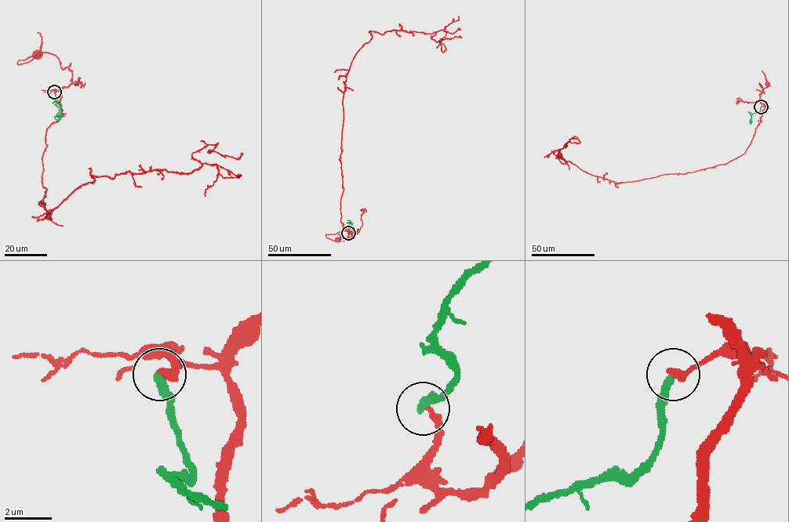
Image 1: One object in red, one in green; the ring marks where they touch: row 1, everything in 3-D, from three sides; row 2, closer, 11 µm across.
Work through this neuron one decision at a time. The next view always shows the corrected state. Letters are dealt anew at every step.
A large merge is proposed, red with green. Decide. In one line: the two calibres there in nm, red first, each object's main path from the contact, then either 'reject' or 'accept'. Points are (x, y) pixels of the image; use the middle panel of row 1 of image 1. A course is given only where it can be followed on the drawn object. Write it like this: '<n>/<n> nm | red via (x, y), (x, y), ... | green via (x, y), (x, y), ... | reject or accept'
320/360 nm | red via (348, 233), (351, 237), (358, 231), (352, 236), (347, 231), (325, 234), (333, 241), (338, 239) | green via (348, 233), (352, 224), (349, 222) | reject

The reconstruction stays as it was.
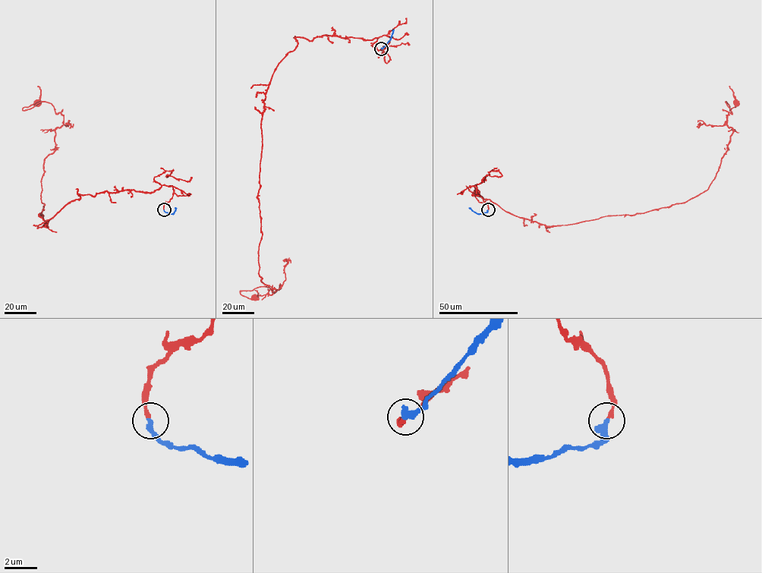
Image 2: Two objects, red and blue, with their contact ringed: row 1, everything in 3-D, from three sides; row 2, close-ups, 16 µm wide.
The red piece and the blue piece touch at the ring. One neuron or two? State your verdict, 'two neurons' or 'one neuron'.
one neuron

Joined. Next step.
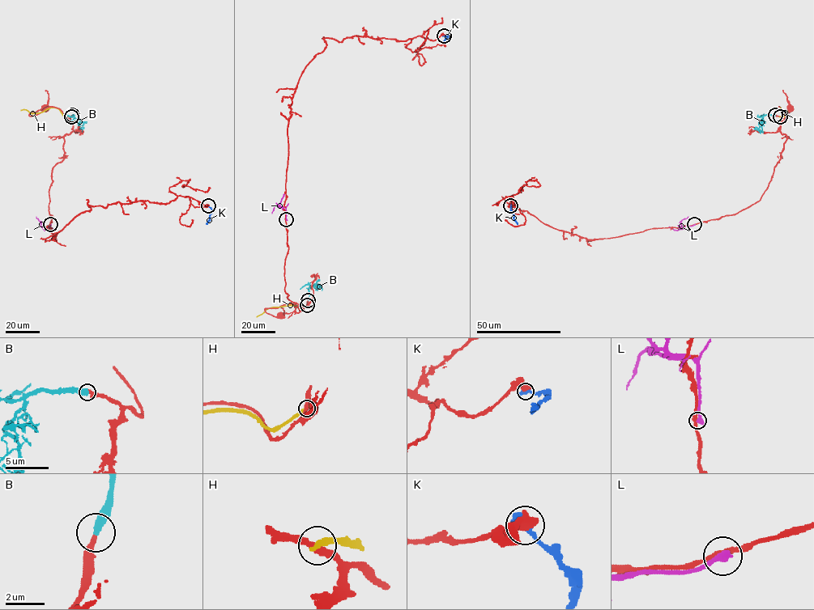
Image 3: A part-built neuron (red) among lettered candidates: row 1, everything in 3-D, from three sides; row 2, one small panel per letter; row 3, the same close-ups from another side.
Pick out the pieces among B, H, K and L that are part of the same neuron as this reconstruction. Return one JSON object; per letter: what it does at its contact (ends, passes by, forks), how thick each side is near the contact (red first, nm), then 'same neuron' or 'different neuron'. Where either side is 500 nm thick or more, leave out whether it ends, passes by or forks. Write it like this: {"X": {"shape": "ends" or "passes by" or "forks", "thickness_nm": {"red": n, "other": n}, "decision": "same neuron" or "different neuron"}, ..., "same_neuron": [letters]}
{"B": {"shape": "ends", "thickness_nm": {"red": 340, "other": 480}, "decision": "same neuron"}, "H": {"shape": "ends", "thickness_nm": {"red": 320, "other": 320}, "decision": "different neuron"}, "K": {"thickness_nm": {"red": 600, "other": 500}, "decision": "different neuron"}, "L": {"shape": "ends", "thickness_nm": {"red": 280, "other": 440}, "decision": "different neuron"}, "same_neuron": ["B"]}

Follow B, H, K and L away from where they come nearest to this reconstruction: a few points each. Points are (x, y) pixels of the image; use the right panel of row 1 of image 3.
B: (775, 115), (763, 116), (759, 122), (761, 125), (757, 129), (760, 133)
H: (780, 116), (783, 116), (780, 108), (782, 113), (791, 110)
K: (510, 205), (513, 220), (517, 224)
L: (694, 224), (682, 226), (680, 222), (688, 216)

